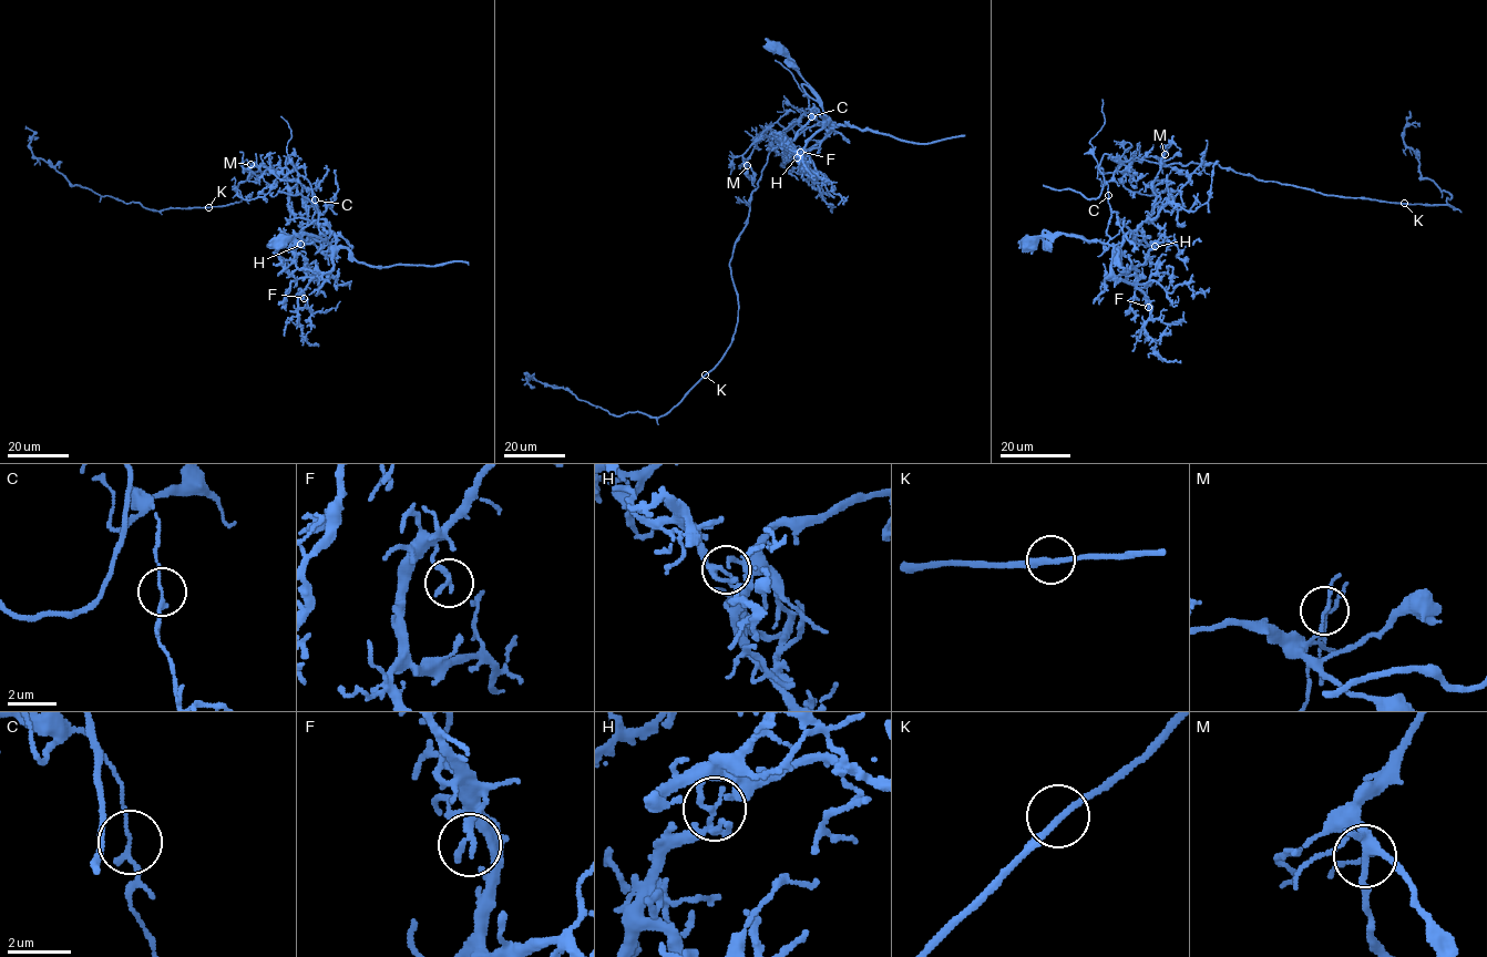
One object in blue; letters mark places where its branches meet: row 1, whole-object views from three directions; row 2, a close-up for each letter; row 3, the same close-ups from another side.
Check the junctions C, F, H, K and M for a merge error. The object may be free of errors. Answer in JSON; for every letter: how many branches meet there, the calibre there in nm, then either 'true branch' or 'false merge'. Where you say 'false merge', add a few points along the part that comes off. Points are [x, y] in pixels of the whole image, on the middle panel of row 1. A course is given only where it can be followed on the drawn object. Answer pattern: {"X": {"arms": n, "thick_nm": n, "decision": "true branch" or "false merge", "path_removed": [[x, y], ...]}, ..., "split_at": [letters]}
{"C": {"arms": 2, "thick_nm": 140, "decision": "false merge", "path_removed": [[811, 116], [782, 131], [752, 192], [730, 261], [732, 340], [676, 404], [658, 417], [615, 415], [522, 379]]}, "F": {"arms": 2, "thick_nm": 170, "decision": "true branch"}, "H": {"arms": 2, "thick_nm": 140, "decision": "true branch"}, "K": {"arms": 2, "thick_nm": 190, "decision": "true branch"}, "M": {"arms": 2, "thick_nm": 110, "decision": "true branch"}, "split_at": ["C"]}

